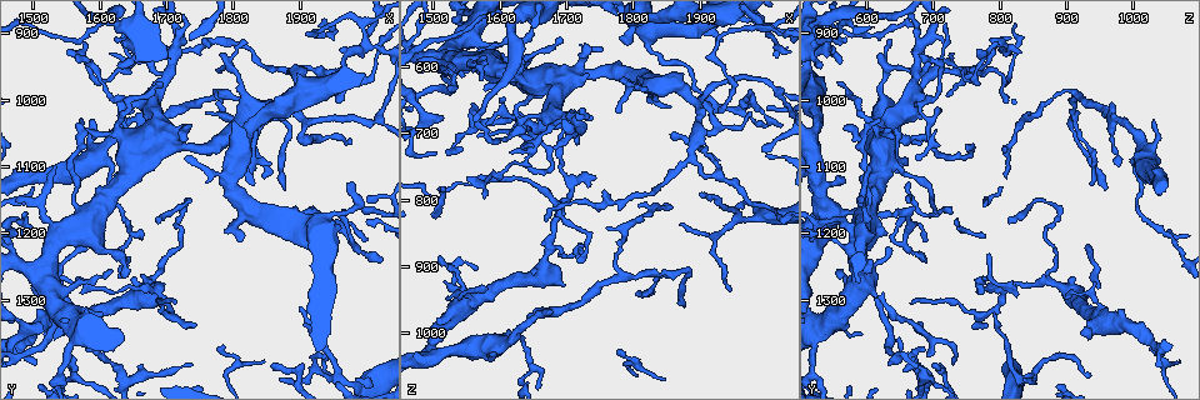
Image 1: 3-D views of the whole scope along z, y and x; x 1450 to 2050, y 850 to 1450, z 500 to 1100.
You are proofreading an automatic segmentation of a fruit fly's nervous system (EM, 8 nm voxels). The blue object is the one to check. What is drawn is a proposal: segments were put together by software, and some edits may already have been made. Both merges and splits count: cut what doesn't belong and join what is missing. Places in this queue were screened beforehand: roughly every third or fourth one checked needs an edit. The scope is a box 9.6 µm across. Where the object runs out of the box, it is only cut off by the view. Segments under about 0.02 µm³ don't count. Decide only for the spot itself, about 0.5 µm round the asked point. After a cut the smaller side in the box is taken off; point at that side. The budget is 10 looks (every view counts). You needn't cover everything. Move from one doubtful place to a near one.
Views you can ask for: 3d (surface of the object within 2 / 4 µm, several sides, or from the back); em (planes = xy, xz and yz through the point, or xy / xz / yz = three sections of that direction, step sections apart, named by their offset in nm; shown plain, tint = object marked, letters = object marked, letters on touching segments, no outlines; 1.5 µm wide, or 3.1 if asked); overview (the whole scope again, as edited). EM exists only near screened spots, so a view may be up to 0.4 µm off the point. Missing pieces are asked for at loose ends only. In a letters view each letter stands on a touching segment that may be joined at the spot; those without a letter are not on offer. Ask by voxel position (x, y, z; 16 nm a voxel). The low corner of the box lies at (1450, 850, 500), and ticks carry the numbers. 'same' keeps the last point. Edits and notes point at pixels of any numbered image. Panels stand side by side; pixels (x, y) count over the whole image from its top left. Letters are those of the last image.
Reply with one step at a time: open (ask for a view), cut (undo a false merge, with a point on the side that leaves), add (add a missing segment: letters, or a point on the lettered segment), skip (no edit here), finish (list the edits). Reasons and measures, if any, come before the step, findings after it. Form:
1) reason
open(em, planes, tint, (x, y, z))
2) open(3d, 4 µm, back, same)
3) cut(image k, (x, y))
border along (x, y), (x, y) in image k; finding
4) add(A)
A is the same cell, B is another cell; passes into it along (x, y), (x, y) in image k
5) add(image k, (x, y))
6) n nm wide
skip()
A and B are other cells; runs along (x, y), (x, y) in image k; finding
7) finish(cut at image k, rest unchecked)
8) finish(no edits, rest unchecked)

calibre changes
open(3d, 4 µm, back, (1685, 965, 685))

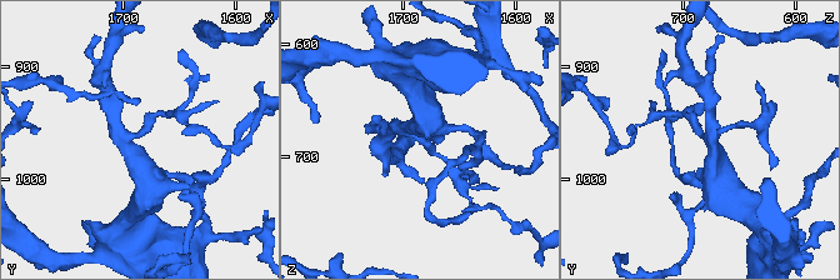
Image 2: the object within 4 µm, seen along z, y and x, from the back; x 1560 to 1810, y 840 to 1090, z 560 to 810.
shape alone is not enough
open(em, xy, step 4, tint, (1684, 958, 686))

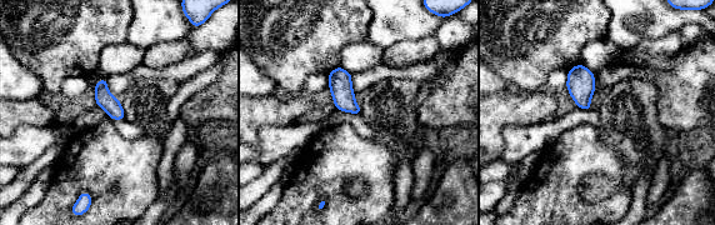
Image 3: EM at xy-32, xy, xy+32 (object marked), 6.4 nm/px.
another direction
open(em, xz, step 4, letters, same)

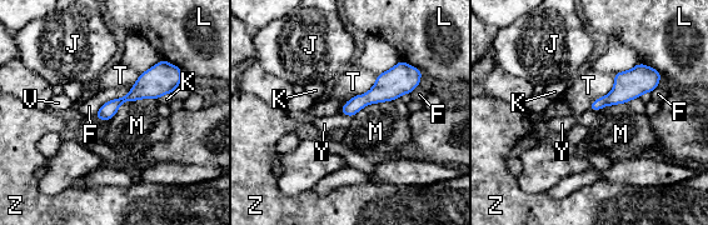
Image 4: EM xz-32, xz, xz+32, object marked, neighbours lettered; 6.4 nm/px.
3 arms
skip()
F, J, K, L, M, T, V, Y and Z are other cells; border along (156, 99), (126, 100), (109, 120) in image 4; all the same neuron

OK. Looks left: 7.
an open end
open(em, planes, plain, (1730, 1040, 565))

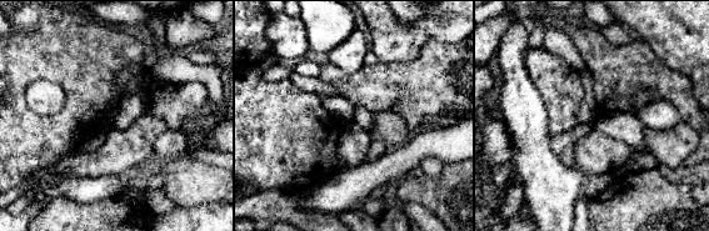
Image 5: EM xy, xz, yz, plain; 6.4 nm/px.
open(em, planes, letters, same)

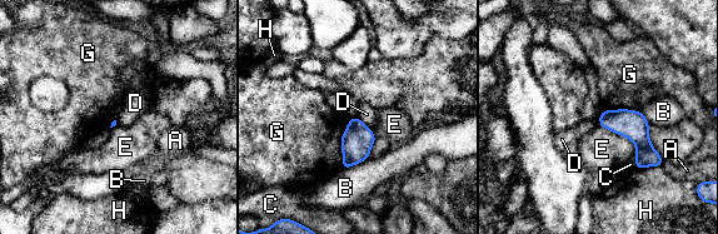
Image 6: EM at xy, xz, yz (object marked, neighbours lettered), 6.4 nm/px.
G touches over 320 nm
skip()
A, B, C, D, E, G and H are other cells; border along (357, 116), (370, 129) in image 6; no lettered segment goes on from it

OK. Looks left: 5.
thin neck
open(3d, 2 µm, (1890, 1170, 615))

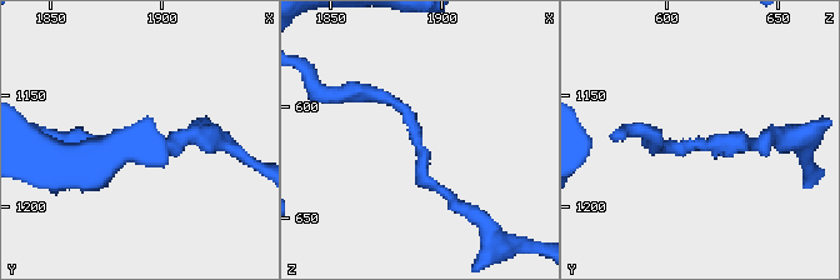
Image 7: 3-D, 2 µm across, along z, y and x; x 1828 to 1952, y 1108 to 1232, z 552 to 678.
open(em, planes, plain, (1889, 1172, 618))

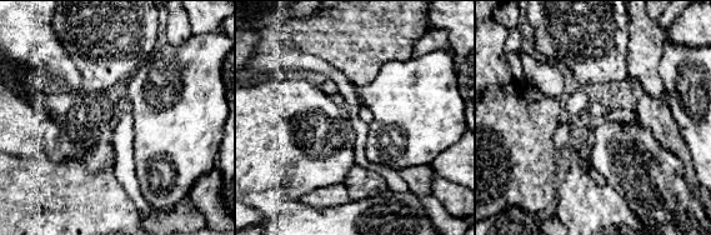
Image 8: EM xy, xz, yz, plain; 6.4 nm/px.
open(em, planes, letters, same)

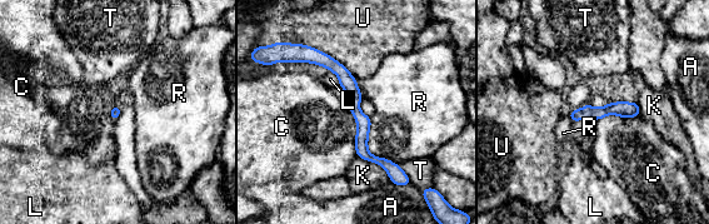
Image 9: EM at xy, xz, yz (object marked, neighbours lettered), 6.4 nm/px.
skip()
A, C, K, L, R, T and U are other cells; border along (346, 105), (357, 127), (358, 157) in image 9; one neuron here

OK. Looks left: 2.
sudden change in width
open(em, planes, letters, (1830, 1020, 625))

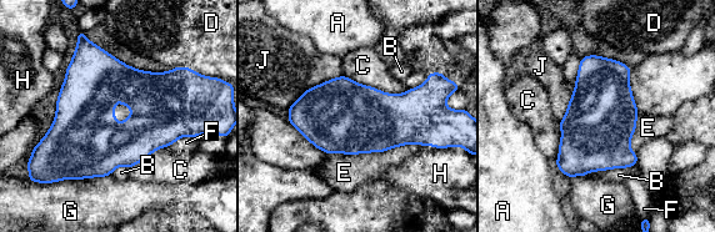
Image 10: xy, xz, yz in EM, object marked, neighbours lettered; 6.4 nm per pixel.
280 nm wide
skip()
A, B, C, D, E, F, G, H and J are other cells; border along (343, 75), (309, 87), (288, 109) in image 10; one neuron here

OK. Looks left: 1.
finish(no edits, rest unchecked)

